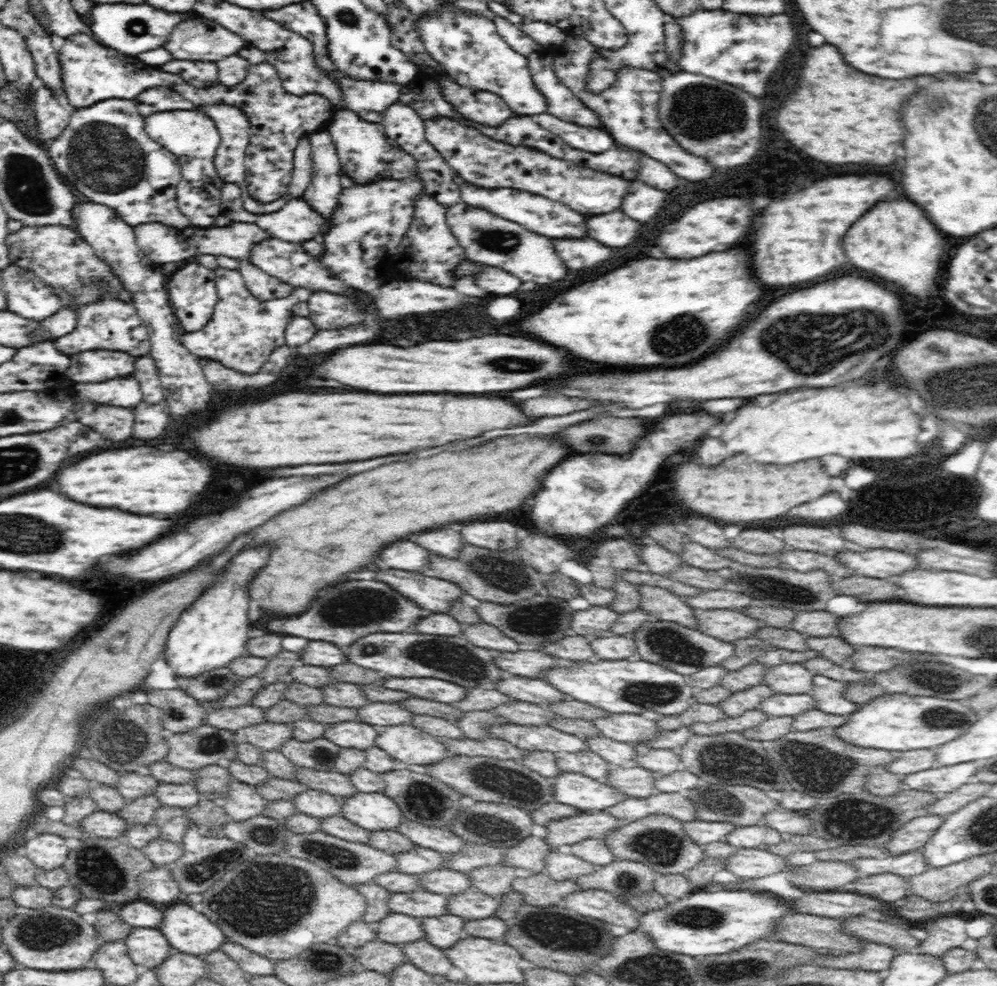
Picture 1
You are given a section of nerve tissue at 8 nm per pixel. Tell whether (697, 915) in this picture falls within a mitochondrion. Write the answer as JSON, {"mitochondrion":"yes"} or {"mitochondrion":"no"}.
{"mitochondrion":"yes"}

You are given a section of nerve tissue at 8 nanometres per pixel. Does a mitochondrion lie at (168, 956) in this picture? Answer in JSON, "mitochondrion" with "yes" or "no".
{"mitochondrion":"no"}

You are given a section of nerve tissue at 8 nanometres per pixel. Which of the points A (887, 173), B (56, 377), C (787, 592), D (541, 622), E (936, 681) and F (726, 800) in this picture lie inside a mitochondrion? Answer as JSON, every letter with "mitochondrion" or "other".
{"A":"other","B":"other","C":"mitochondrion","D":"mitochondrion","E":"mitochondrion","F":"mitochondrion"}

